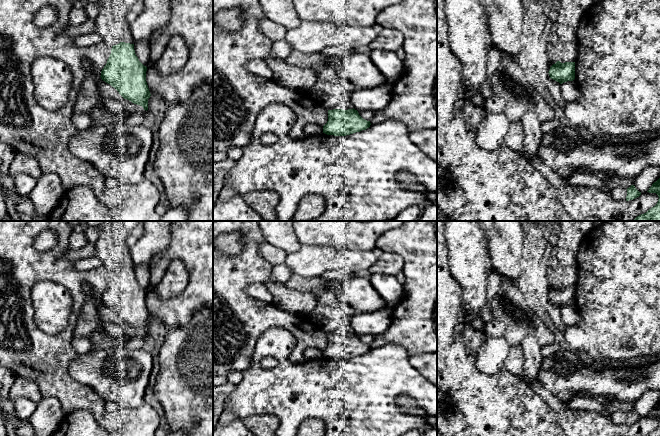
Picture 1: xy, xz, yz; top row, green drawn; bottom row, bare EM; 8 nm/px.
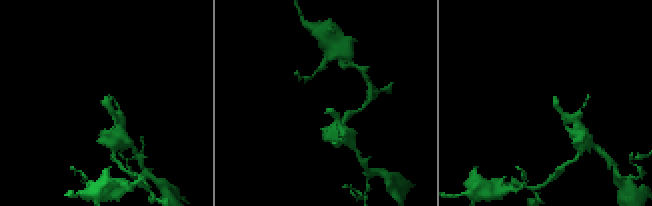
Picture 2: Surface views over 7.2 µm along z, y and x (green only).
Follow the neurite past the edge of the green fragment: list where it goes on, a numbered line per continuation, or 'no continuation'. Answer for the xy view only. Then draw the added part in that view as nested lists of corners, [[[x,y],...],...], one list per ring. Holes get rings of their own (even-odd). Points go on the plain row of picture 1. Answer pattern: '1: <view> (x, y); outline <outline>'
1: xy (110, 248); outline [[[100,221],[99,238],[95,242],[95,256],[107,269],[117,269],[120,266],[134,268],[130,249],[126,239],[130,232],[126,230],[122,221]]]

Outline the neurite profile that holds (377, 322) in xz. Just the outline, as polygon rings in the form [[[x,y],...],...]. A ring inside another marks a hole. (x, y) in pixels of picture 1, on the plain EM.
[[[387,306],[374,312],[355,313],[351,319],[351,326],[357,335],[382,335],[387,332],[392,320],[393,310]]]

